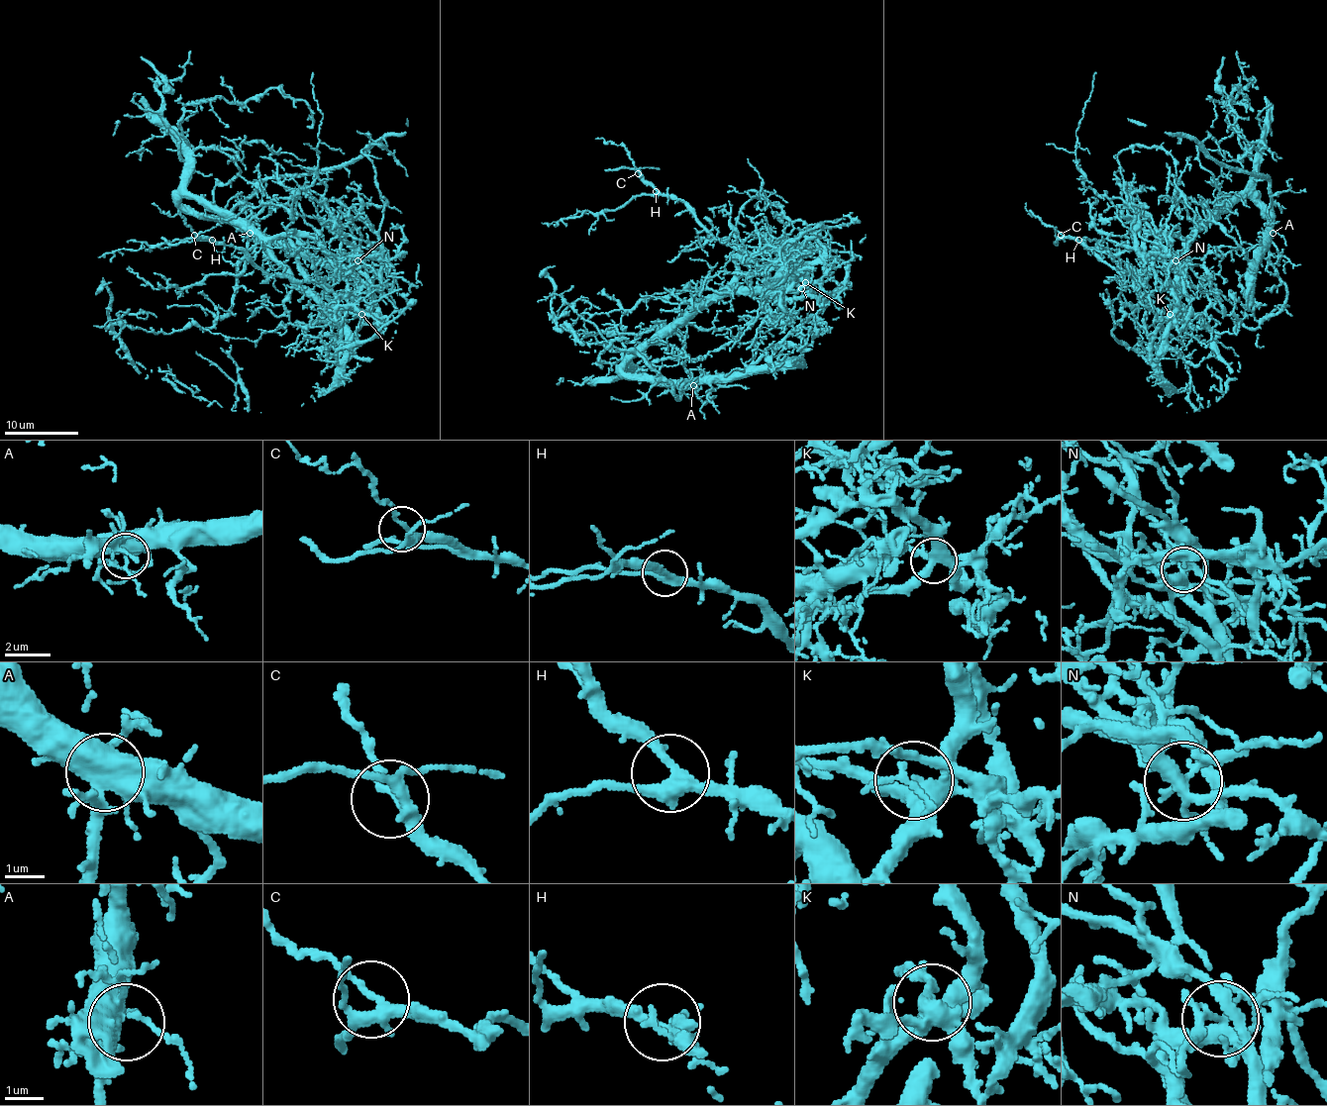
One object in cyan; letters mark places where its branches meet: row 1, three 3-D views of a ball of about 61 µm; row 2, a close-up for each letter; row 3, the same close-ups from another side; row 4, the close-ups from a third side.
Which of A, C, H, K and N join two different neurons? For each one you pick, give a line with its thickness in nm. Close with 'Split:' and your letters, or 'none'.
N: Thickness 320 nm
Split: N

